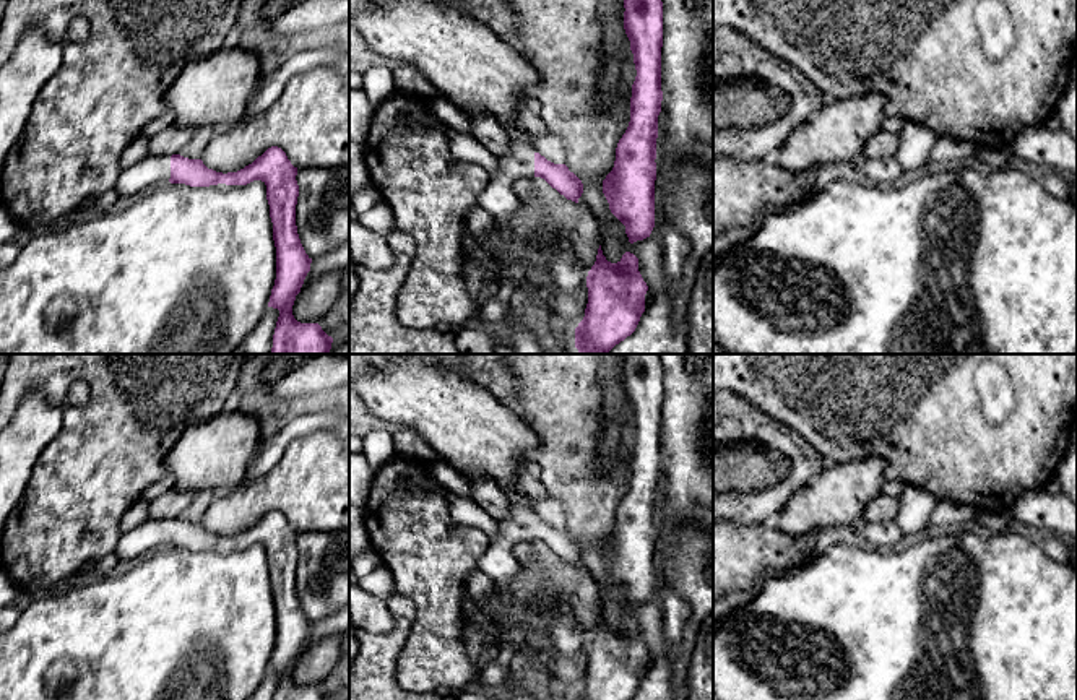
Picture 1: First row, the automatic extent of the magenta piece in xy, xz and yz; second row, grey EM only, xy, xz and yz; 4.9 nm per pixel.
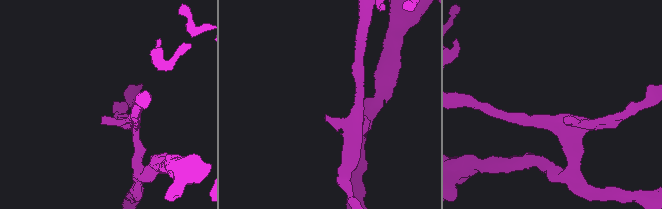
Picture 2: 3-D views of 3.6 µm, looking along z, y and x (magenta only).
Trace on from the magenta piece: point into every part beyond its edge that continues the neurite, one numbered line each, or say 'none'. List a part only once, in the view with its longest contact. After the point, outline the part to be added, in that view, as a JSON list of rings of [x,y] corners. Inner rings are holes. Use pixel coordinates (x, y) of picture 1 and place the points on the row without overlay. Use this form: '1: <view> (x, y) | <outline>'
1: xy (153, 535) | [[[148,520],[123,533],[114,554],[119,560],[140,560],[148,554],[167,547],[171,542],[171,520]]]

